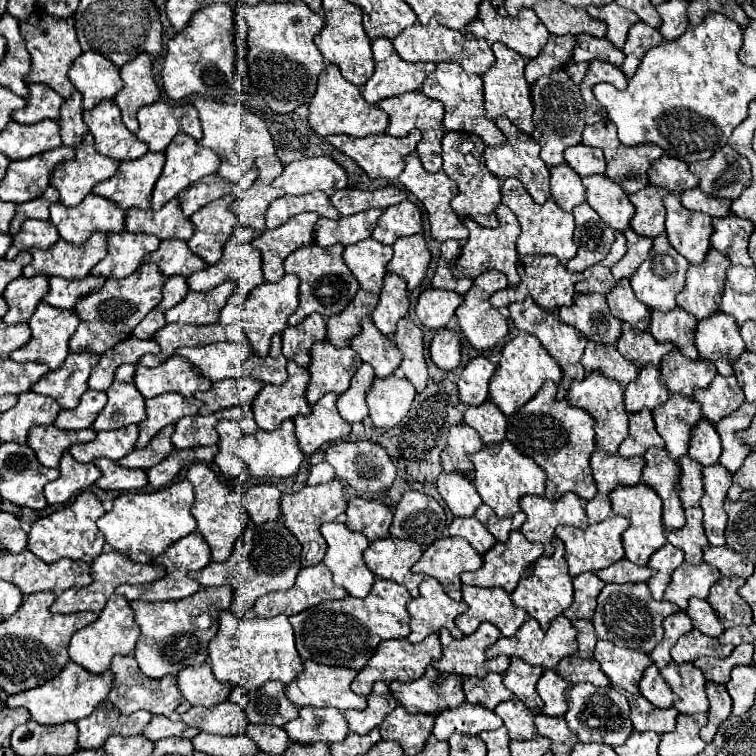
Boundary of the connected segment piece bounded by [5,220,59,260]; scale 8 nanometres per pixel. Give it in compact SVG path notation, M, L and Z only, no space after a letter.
M25 220L19 232L13 236L13 244L5 258L15 258L23 250L31 250L33 246L51 248L59 240L59 232L51 222L43 220Z

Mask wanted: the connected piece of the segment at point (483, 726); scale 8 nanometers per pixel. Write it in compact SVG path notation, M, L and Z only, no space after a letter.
M463 702L459 708L443 710L435 716L433 734L439 740L449 740L453 732L479 734L483 730L497 730L499 726L503 726L503 720L493 710Z

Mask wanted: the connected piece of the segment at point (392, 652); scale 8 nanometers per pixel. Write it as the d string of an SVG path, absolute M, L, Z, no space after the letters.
M431 634L427 636L423 642L419 644L411 644L407 642L405 638L401 640L383 640L375 652L375 656L367 662L367 666L355 676L351 688L355 690L355 694L363 694L363 696L369 696L371 694L371 688L377 680L383 680L383 682L393 682L393 680L399 680L399 682L413 682L417 680L425 668L437 660L441 656L441 644L439 644L439 636L437 634Z

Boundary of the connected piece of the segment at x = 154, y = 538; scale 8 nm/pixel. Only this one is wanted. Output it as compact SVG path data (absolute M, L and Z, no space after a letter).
M187 480L175 482L155 492L125 492L113 500L113 510L101 516L97 526L113 550L141 564L153 562L161 552L169 548L169 544L197 530L197 522L191 514L193 500L193 488Z

